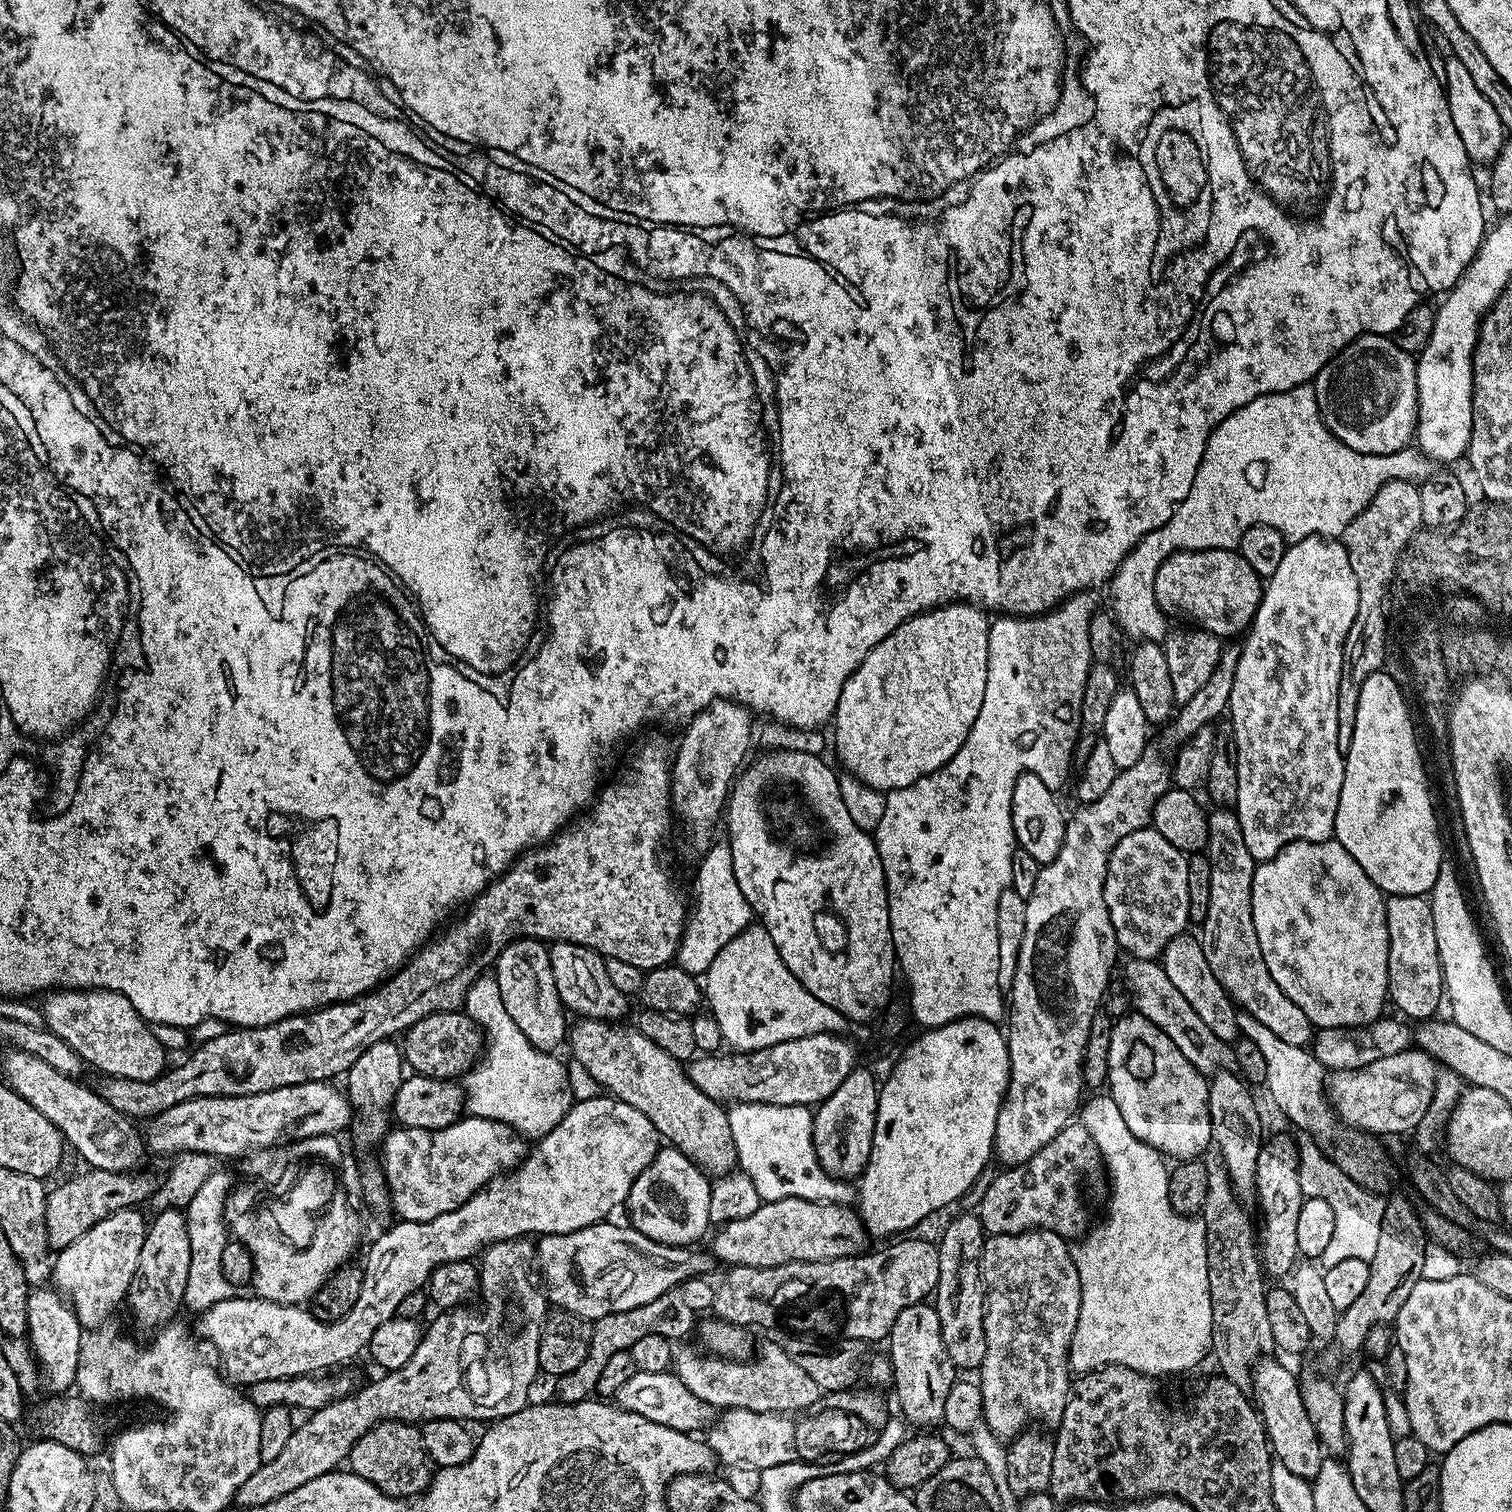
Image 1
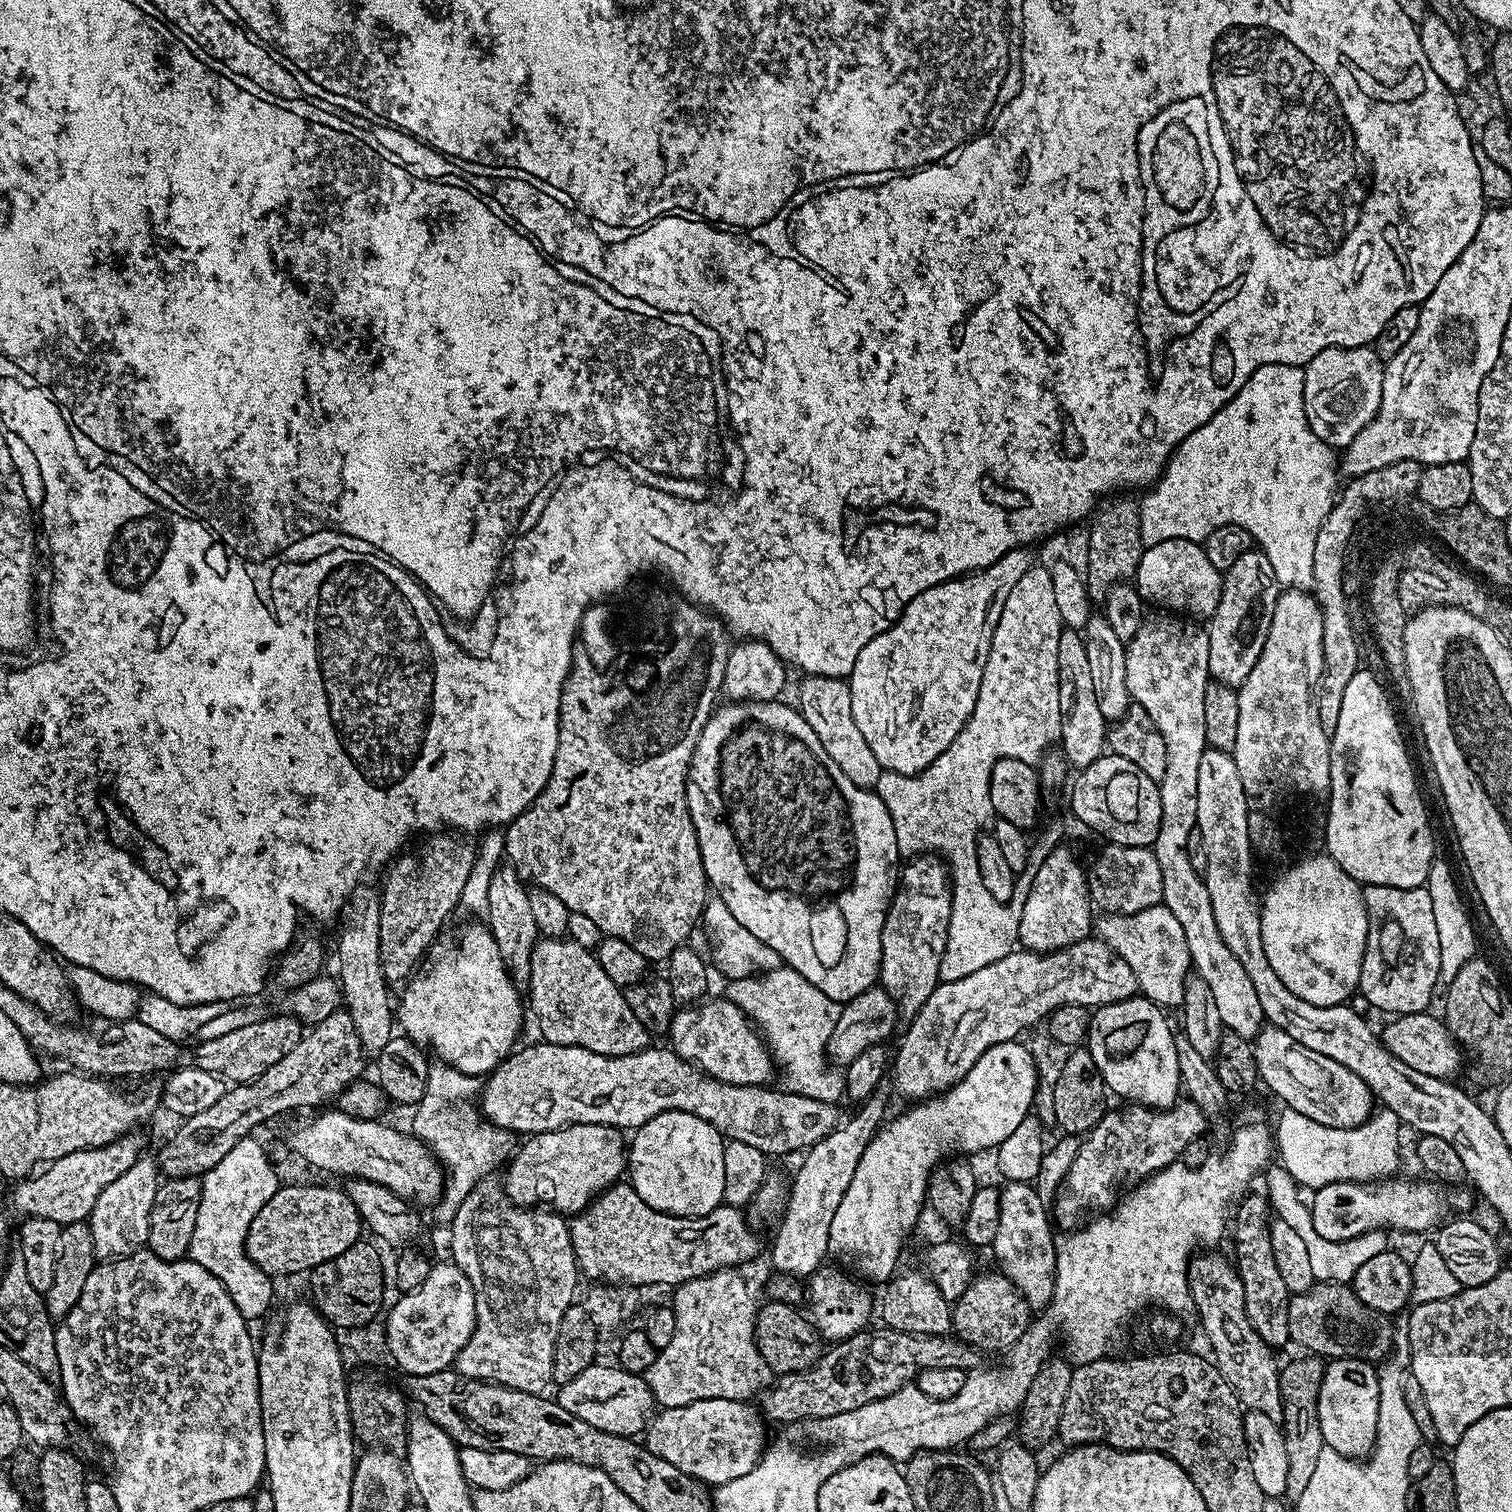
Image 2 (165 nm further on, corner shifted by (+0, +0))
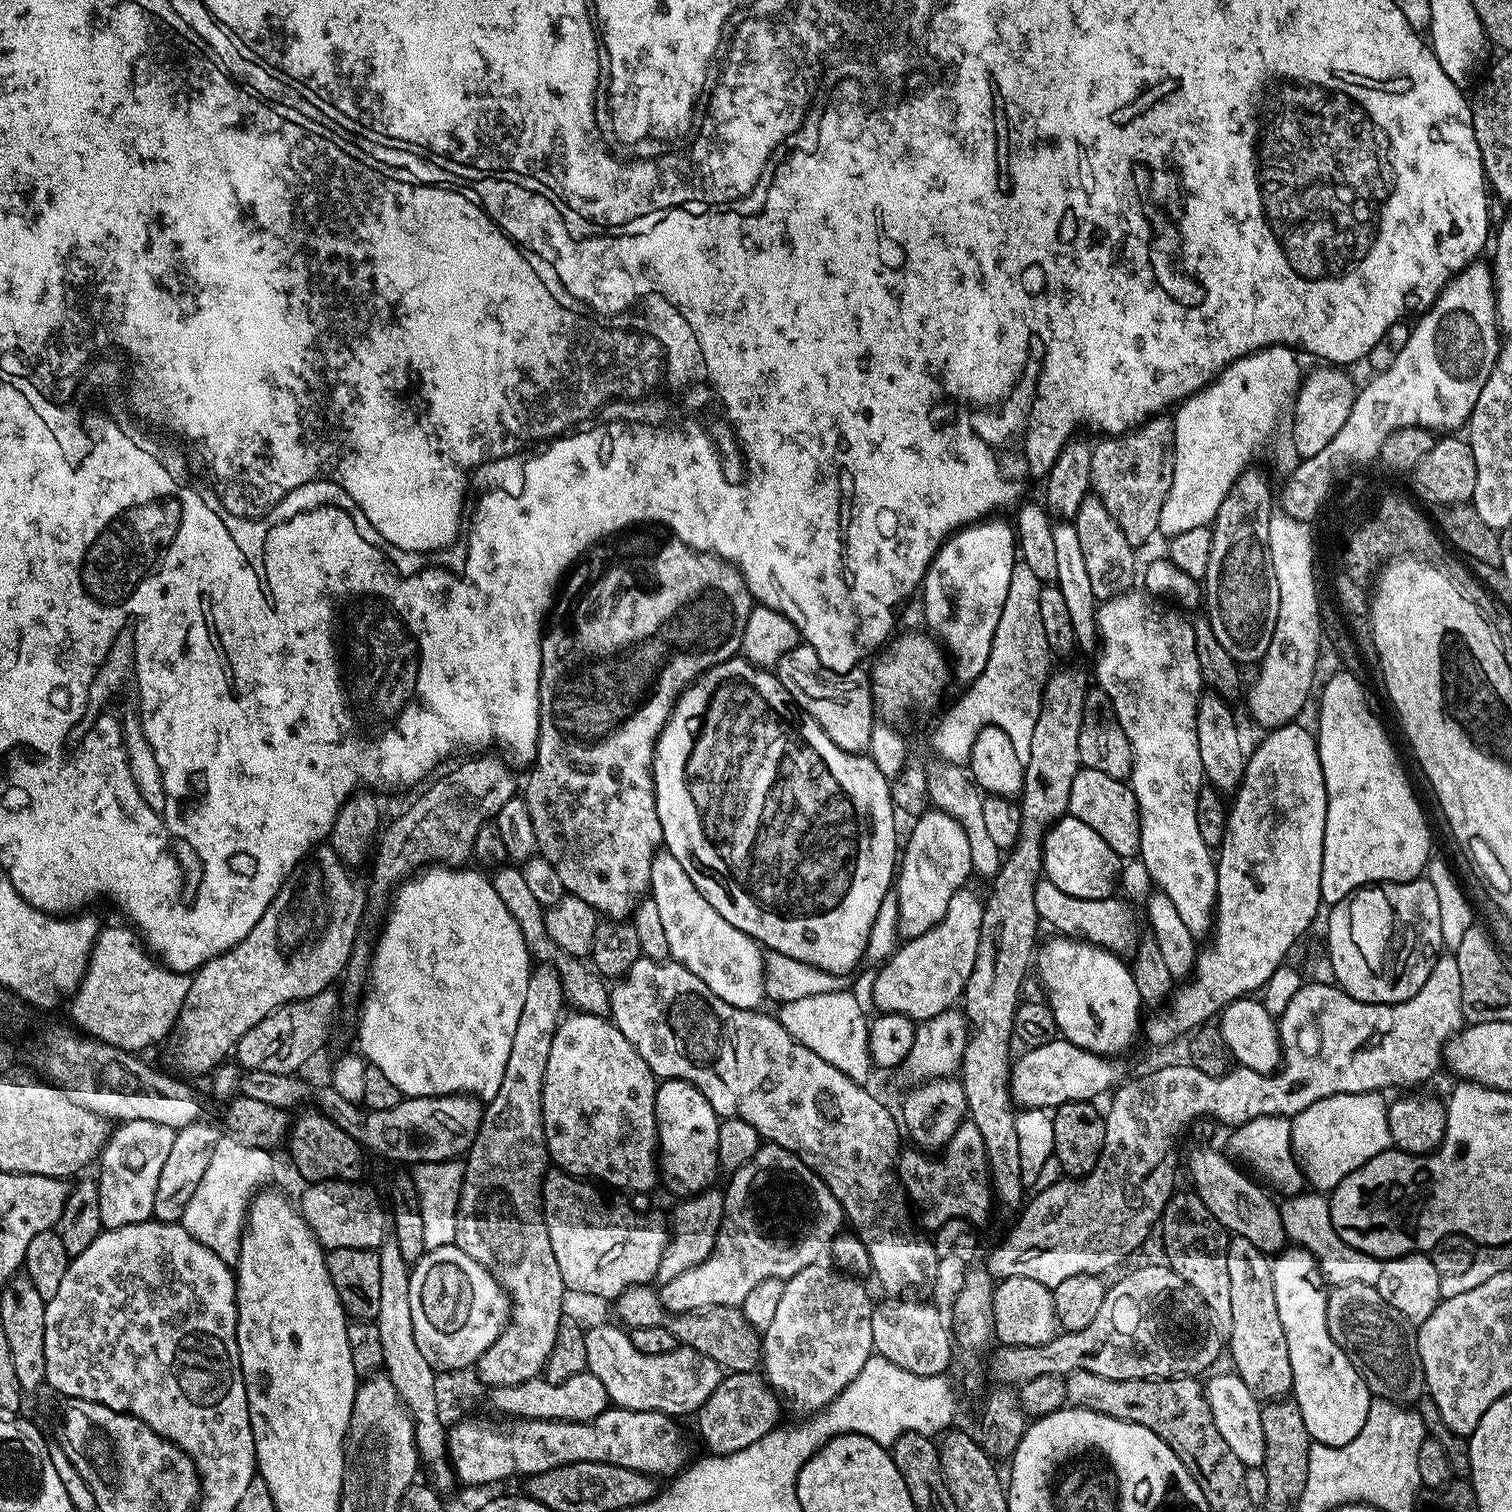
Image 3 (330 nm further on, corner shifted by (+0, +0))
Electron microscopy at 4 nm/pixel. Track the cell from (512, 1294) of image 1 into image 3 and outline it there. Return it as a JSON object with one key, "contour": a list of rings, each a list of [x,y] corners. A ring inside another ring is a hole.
{"contour":[[[533,967],[532,977],[528,979],[528,985],[526,986],[526,999],[524,1005],[522,1005],[522,1015],[519,1016],[518,1027],[514,1030],[514,1042],[510,1046],[510,1059],[506,1061],[506,1071],[502,1073],[502,1086],[498,1086],[498,1094],[494,1094],[494,1098],[483,1105],[484,1116],[480,1119],[480,1129],[474,1138],[472,1147],[469,1148],[466,1153],[464,1185],[461,1186],[460,1201],[457,1204],[457,1230],[454,1243],[458,1245],[463,1252],[470,1254],[470,1258],[474,1258],[474,1262],[486,1266],[488,1273],[504,1287],[504,1291],[507,1292],[509,1300],[512,1301],[512,1311],[510,1313],[508,1325],[504,1327],[502,1334],[494,1342],[494,1346],[490,1346],[490,1350],[486,1350],[486,1354],[482,1354],[482,1358],[478,1358],[474,1365],[479,1383],[488,1384],[487,1387],[489,1389],[505,1388],[506,1386],[521,1384],[527,1380],[537,1379],[537,1377],[543,1373],[546,1362],[550,1358],[550,1350],[554,1348],[554,1338],[558,1332],[560,1318],[565,1315],[566,1312],[566,1308],[564,1308],[566,1289],[562,1282],[562,1274],[558,1270],[558,1262],[554,1258],[554,1249],[550,1246],[550,1234],[546,1232],[546,1222],[544,1221],[544,1197],[542,1195],[544,1176],[550,1170],[546,1134],[544,1133],[544,1123],[542,1122],[542,1086],[544,1085],[544,1075],[546,1074],[546,1058],[550,1056],[550,1042],[554,1042],[556,1027],[560,1025],[562,1013],[565,1011],[563,1008],[566,1008],[564,987],[560,984],[560,976],[557,974],[555,967]]]}

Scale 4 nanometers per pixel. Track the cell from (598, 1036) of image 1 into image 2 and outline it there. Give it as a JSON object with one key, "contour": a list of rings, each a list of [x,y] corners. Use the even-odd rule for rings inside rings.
{"contour":[[[540,938],[532,945],[526,1000],[530,1005],[531,1015],[532,1012],[536,1015],[536,1024],[544,1035],[541,1037],[547,1043],[582,1046],[586,1050],[594,1050],[594,1054],[603,1056],[625,1056],[649,1047],[650,1033],[642,1026],[642,1022],[638,1022],[638,1018],[634,1018],[634,1010],[630,1010],[621,985],[612,981],[610,974],[606,974],[606,970],[602,970],[602,966],[596,961],[595,955],[574,939]]]}

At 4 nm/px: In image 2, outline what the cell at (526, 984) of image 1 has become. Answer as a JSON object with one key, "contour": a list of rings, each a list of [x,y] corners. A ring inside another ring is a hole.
{"contour":[[[499,865],[492,873],[488,886],[490,916],[486,924],[495,942],[498,943],[499,953],[502,954],[504,964],[518,988],[528,985],[532,945],[539,937],[527,894],[525,883],[517,875],[516,869],[512,865]]]}

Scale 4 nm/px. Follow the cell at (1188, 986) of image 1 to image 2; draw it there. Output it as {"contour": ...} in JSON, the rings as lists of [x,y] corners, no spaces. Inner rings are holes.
{"contour":[[[1158,903],[1134,913],[1103,913],[1095,921],[1094,932],[1134,971],[1137,989],[1145,999],[1168,1010],[1183,1005],[1191,958],[1186,934],[1168,907]]]}

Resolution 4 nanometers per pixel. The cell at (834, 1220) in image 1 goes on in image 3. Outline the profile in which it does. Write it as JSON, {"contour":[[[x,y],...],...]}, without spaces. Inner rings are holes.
{"contour":[[[549,1170],[544,1176],[544,1221],[546,1232],[550,1234],[550,1246],[554,1249],[554,1258],[562,1274],[562,1282],[569,1293],[585,1292],[588,1296],[601,1296],[608,1302],[639,1284],[651,1285],[656,1280],[658,1262],[670,1239],[670,1228],[656,1216],[643,1216],[640,1212],[631,1212],[628,1208],[611,1208],[600,1201],[600,1196],[591,1188],[591,1183],[570,1176],[559,1170]]]}

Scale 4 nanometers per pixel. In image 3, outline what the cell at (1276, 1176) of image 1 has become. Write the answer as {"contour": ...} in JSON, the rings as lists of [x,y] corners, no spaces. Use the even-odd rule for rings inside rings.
{"contour":[[[1232,1236],[1226,1250],[1226,1267],[1230,1273],[1232,1323],[1226,1336],[1226,1348],[1232,1351],[1231,1367],[1242,1378],[1242,1382],[1246,1382],[1256,1400],[1283,1400],[1292,1391],[1292,1371],[1290,1350],[1286,1350],[1286,1334],[1282,1334],[1278,1306],[1274,1303],[1272,1260],[1265,1252],[1258,1250],[1250,1238]]]}

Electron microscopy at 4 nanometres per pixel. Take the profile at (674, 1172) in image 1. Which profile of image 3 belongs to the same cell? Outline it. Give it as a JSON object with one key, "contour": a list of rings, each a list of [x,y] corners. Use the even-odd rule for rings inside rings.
{"contour":[[[660,1080],[656,1089],[656,1143],[658,1145],[658,1172],[662,1177],[662,1184],[665,1184],[672,1192],[677,1192],[677,1197],[684,1198],[689,1194],[695,1194],[704,1191],[713,1183],[712,1180],[718,1173],[720,1168],[720,1159],[718,1158],[718,1130],[720,1129],[721,1117],[717,1116],[716,1112],[710,1106],[710,1102],[706,1102],[706,1098],[699,1090],[690,1082],[685,1080]]]}

